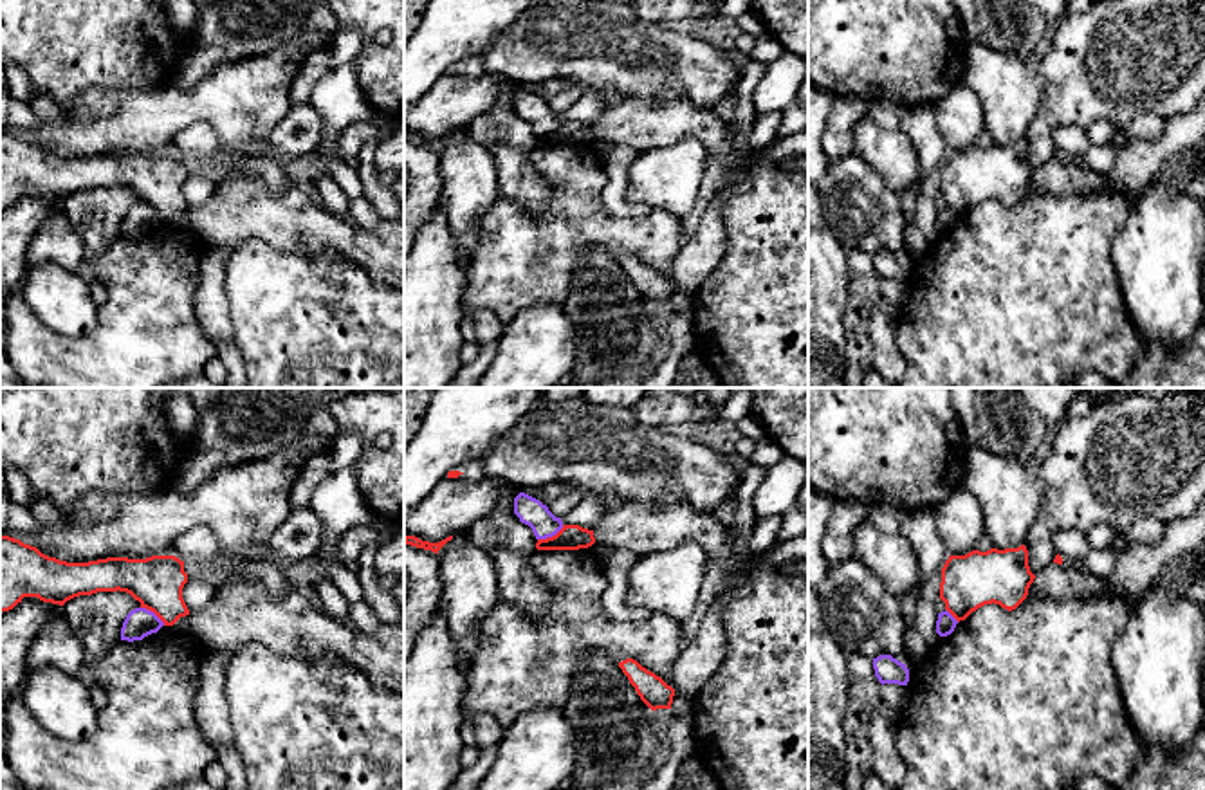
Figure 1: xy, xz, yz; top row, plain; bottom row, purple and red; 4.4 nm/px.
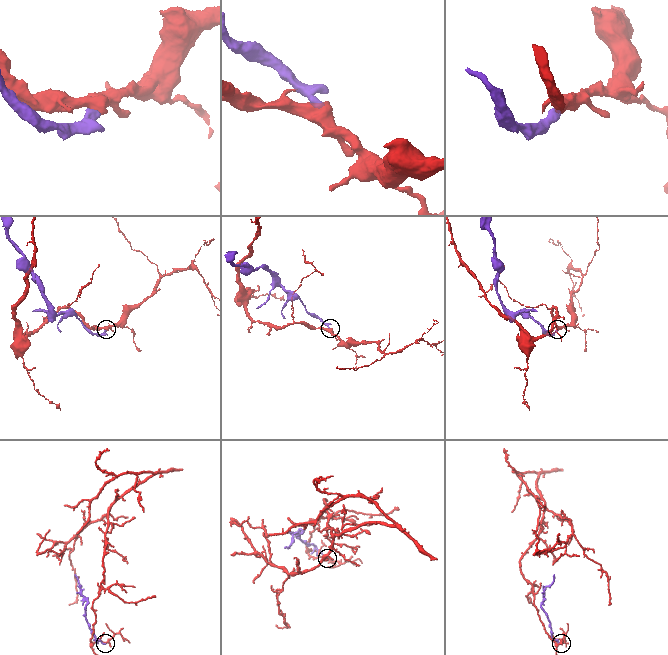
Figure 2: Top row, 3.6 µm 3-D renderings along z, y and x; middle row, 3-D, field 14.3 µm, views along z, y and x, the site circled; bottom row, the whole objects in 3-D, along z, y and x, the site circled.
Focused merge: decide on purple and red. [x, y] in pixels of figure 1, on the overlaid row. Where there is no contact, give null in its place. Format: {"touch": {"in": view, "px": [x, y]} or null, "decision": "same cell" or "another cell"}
{"touch": {"in": "xz", "px": [551, 536]}, "decision": "another cell"}

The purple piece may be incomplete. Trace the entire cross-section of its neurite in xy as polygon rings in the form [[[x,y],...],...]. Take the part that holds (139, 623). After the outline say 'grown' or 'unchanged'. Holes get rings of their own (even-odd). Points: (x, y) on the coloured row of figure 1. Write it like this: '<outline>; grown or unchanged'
[[[146,608],[132,610],[121,628],[121,640],[143,640],[144,637],[157,633],[164,622]]]; unchanged

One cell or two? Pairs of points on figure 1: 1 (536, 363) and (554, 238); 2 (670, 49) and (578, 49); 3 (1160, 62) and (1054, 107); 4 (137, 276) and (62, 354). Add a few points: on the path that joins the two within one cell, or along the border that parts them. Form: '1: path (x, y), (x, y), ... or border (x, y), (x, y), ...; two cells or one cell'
1: border (560, 303), (527, 305), (507, 323); two cells
2: path (646, 49), (601, 49); one cell
3: path (1133, 62), (1103, 64), (1081, 85); one cell
4: path (137, 302), (87, 352); one cell

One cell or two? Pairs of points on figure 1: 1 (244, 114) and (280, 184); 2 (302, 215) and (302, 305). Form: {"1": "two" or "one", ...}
{"1": "two", "2": "two"}

